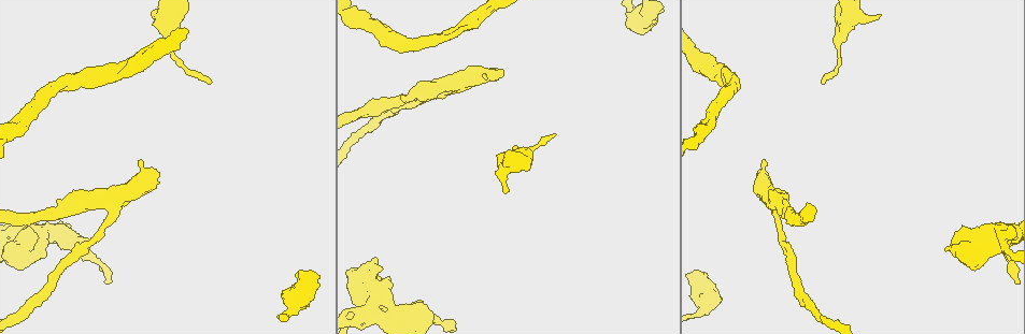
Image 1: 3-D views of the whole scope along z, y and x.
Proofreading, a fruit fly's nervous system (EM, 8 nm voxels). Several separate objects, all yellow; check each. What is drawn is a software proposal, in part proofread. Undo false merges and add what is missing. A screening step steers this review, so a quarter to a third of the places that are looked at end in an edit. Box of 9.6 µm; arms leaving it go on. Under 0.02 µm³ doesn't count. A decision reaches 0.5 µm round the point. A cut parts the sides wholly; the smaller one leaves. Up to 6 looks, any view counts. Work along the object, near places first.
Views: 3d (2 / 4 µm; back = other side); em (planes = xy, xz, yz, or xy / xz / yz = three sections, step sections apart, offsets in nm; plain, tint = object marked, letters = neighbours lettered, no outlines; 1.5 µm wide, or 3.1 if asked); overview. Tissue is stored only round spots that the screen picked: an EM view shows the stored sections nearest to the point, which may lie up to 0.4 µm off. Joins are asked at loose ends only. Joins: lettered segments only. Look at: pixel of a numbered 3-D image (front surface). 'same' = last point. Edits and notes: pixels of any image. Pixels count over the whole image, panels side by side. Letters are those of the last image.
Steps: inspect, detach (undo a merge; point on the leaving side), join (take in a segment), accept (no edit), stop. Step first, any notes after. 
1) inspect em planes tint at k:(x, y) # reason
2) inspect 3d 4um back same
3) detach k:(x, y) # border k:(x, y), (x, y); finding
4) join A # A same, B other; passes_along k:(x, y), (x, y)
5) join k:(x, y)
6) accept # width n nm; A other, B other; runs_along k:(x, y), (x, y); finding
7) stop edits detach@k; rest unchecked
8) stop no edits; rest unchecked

inspect 3d 4um at 1:(159, 172) # an open end

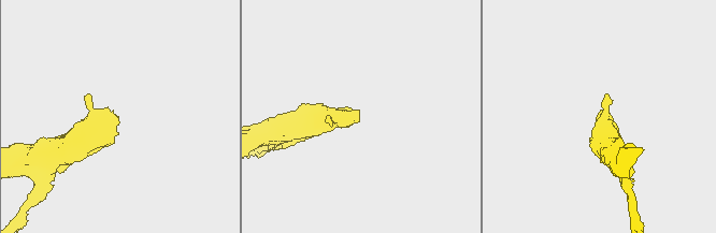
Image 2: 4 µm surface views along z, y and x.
inspect em planes plain at 2:(117, 120)

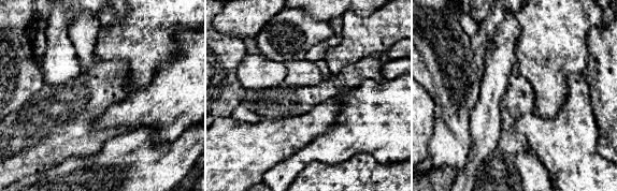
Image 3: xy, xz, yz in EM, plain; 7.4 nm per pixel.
inspect em planes letters same # see the neighbours

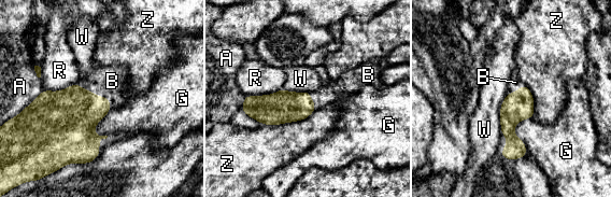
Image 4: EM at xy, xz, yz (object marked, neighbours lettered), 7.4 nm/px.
join B # A other, B same, G other, R other, W other, Z other; it goes on there

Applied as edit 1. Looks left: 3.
inspect overview

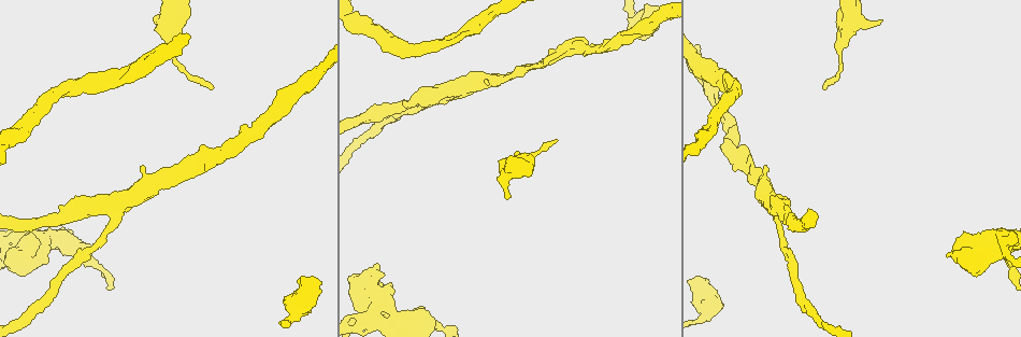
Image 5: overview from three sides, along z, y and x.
inspect em planes letters at 5:(946, 255) # branch stops here

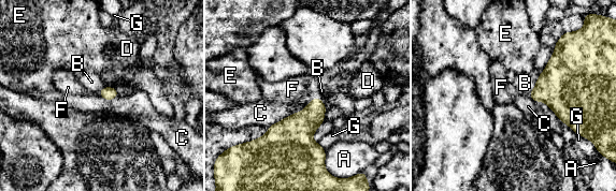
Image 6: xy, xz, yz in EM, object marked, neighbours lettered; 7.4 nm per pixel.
join F # A other, B other, C other, D other, E other, F same, G other; passes_along 6:(299, 127), (315, 98), (304, 87); the cell continues

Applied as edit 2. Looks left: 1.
stop edits join@4, join@6; rest unchecked

